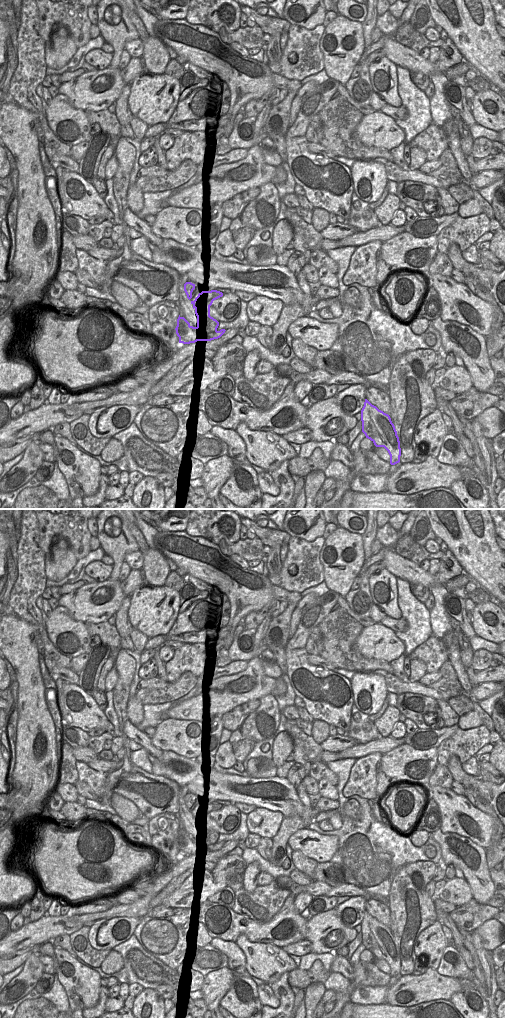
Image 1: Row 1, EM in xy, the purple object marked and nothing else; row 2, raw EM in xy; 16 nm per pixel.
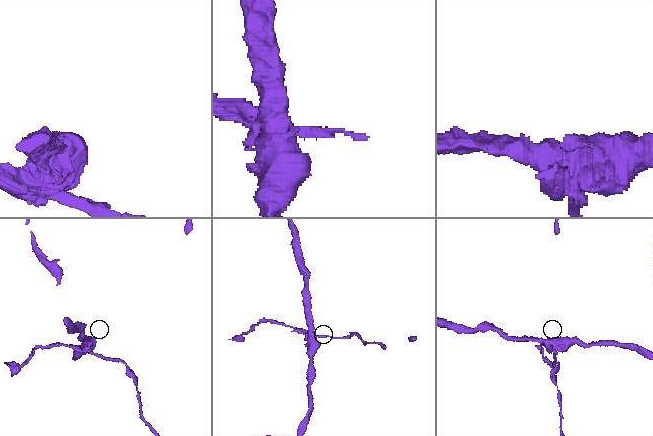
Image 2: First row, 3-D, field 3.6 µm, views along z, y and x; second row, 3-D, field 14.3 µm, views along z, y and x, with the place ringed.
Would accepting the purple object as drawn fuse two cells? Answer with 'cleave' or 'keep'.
cleave

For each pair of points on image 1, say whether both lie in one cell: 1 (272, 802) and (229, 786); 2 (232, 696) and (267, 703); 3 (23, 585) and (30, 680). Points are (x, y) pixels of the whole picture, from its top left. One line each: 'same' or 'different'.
1: same
2: different
3: different

